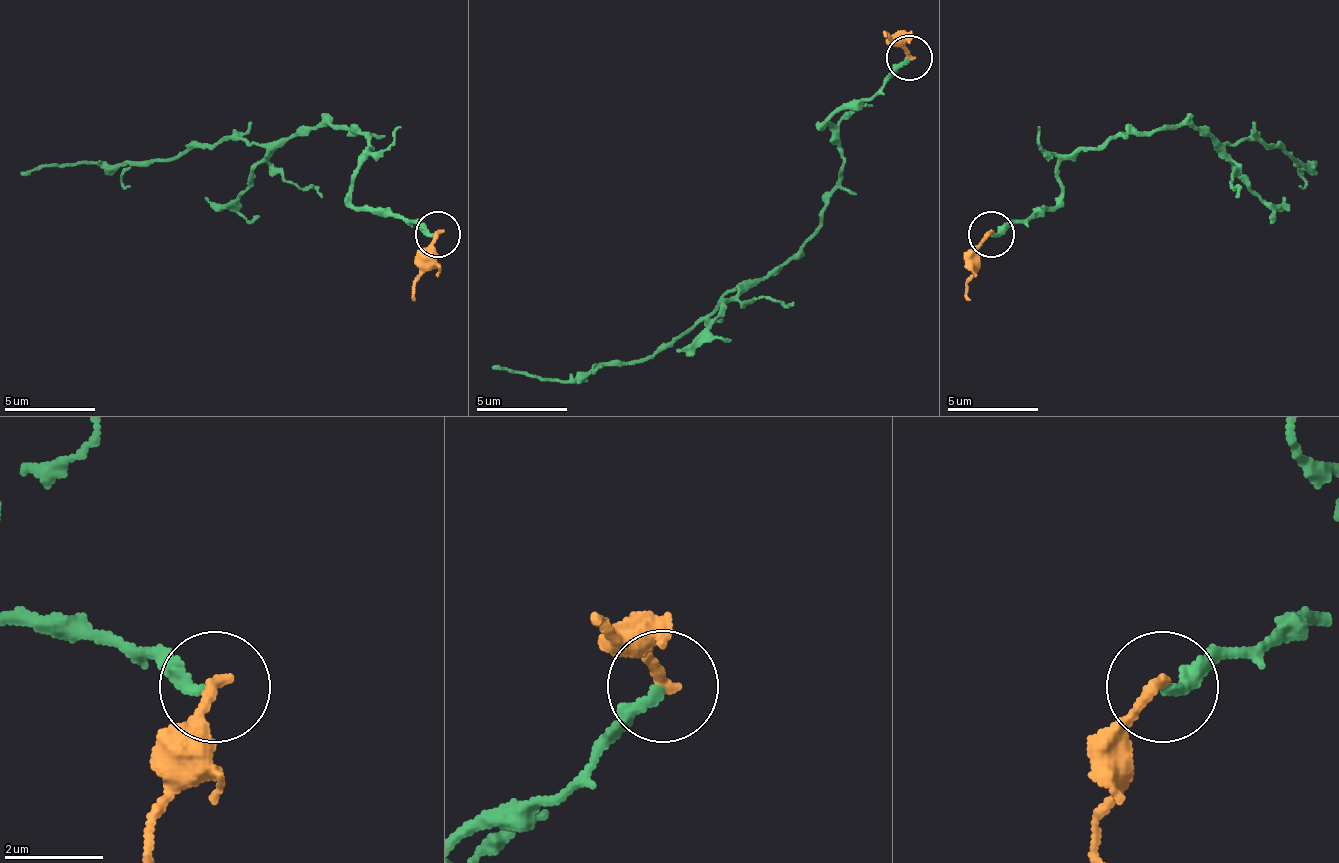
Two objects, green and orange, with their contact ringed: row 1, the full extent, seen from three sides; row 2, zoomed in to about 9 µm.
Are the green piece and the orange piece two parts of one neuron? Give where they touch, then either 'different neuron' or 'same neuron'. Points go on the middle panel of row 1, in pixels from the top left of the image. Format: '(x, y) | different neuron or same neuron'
(909, 57) | different neuron

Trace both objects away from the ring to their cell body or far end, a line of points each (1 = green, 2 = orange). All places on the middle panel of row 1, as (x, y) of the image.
1: (910, 58), (824, 122), (842, 177), (824, 222), (764, 277), (641, 359), (564, 382), (491, 368)
2: (910, 58), (883, 36), (887, 36)

